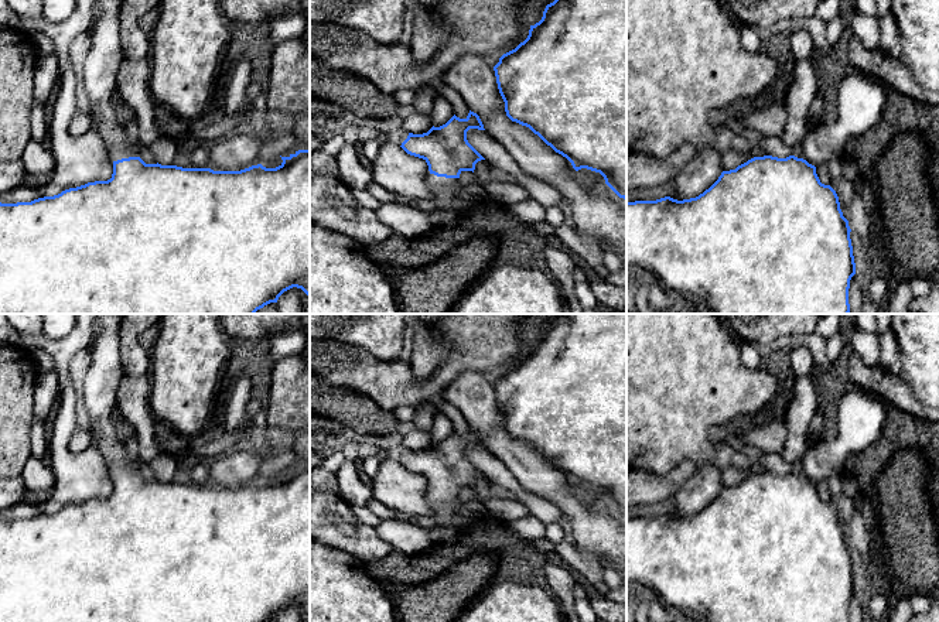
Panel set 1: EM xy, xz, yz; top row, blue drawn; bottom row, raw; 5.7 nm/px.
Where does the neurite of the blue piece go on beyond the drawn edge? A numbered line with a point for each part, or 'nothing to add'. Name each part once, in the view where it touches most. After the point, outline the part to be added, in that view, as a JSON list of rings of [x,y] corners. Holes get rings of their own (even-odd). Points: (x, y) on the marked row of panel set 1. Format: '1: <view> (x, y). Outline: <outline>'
1: xz (446, 191). Outline: [[[428,174],[428,188],[434,194],[436,211],[453,211],[453,204],[460,198],[460,189],[462,188],[460,178],[445,178]]]

